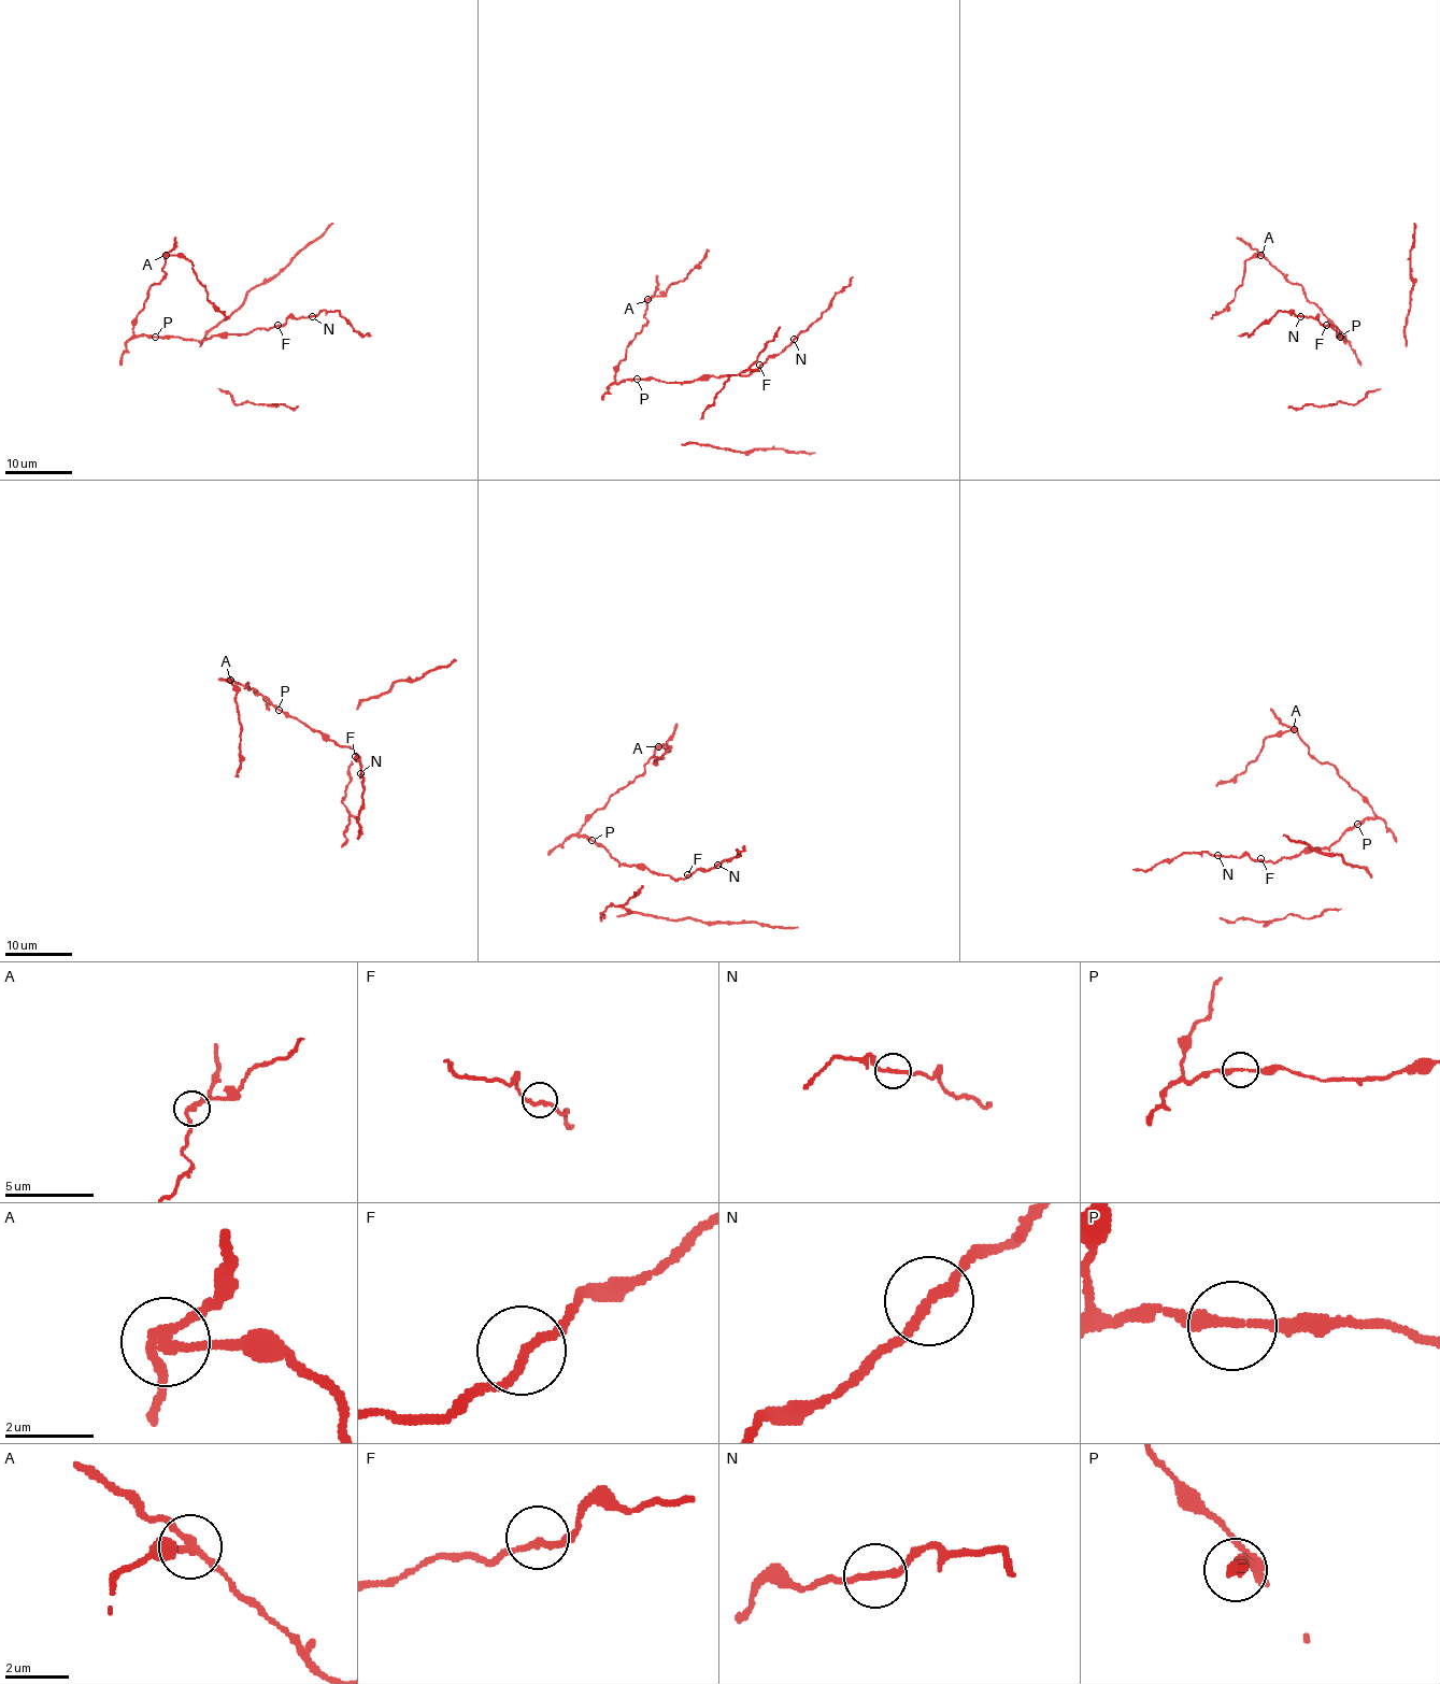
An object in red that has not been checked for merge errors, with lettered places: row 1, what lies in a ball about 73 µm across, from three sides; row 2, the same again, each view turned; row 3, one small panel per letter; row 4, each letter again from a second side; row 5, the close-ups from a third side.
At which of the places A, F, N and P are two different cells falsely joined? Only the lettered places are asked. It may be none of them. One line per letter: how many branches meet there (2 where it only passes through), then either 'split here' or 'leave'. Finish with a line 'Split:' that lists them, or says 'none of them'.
A: 3 | split here
F: 2 | leave
N: 2 | split here
P: 2 | leave
Split: A, N

